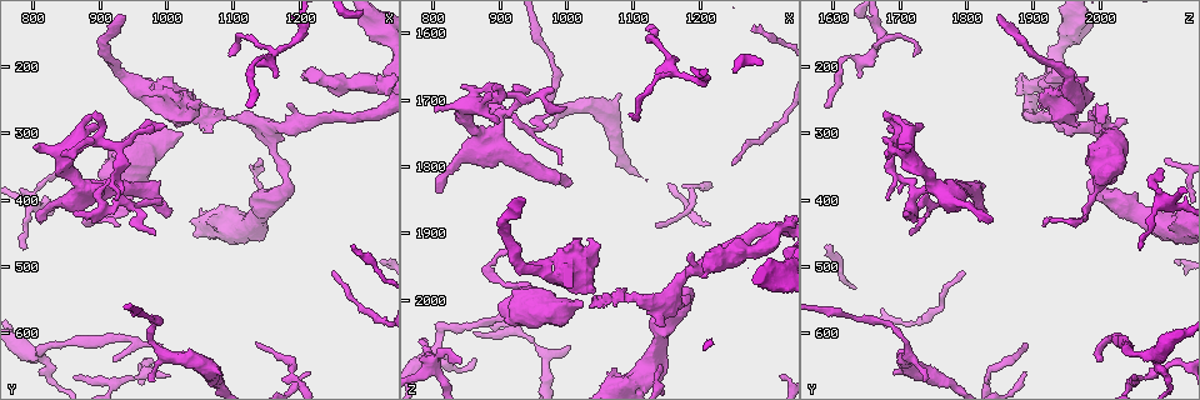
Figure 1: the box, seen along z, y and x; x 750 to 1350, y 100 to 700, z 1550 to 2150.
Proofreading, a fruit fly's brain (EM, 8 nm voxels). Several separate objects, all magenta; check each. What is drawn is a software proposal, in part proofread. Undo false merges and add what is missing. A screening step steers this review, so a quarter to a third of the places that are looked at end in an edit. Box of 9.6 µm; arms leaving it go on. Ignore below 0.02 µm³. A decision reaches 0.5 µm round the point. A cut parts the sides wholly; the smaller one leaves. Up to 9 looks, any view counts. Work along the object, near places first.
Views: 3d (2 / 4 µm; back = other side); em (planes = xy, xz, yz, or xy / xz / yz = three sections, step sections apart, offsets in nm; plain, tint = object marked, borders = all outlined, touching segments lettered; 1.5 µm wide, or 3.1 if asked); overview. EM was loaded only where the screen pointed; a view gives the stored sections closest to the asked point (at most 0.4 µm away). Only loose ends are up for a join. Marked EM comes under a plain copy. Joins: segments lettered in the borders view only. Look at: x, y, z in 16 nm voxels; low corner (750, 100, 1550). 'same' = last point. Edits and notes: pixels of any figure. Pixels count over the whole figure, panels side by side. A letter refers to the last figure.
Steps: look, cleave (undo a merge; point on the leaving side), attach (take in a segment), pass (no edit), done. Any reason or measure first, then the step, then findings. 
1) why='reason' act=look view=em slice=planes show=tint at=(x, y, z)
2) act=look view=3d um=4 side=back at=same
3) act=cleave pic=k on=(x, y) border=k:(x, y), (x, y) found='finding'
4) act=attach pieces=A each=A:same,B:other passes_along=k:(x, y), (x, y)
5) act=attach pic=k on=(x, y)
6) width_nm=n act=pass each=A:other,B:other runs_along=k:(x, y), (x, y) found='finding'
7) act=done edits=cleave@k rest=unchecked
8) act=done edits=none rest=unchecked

why='branch stops here' act=look view=3d um=2 side=back at=(1120, 255, 1590)

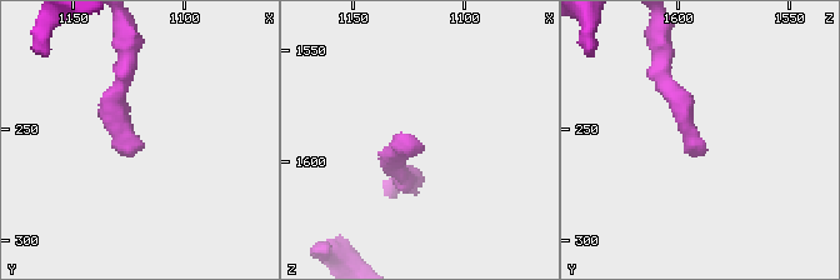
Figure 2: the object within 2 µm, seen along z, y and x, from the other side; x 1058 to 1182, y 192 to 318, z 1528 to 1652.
why='now the EM' act=look view=em slice=xy step=4 show=borders at=(1117, 258, 1593)

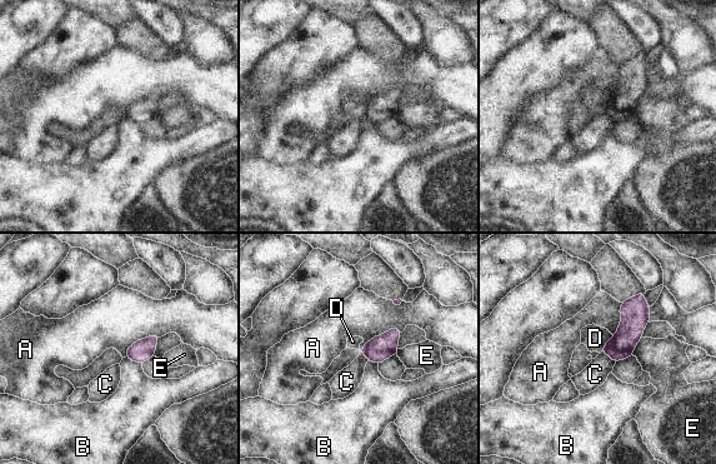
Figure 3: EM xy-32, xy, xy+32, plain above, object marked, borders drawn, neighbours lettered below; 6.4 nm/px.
act=pass each=A:other,B:other,C:other,D:other,E:other border=3:(612, 335), (600, 350) found='no lettered segment goes on from it'

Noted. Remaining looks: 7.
why='end of a long branch' act=look view=em slice=planes show=tint at=(1205, 215, 1970)

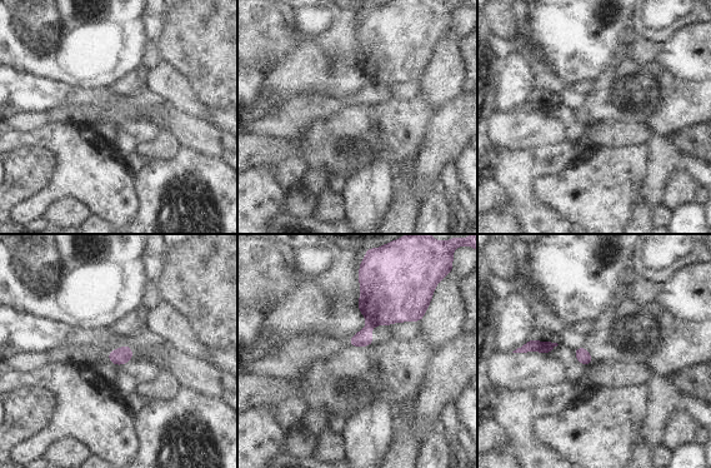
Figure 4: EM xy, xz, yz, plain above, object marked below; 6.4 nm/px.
why='see the neighbours' act=look view=em slice=planes show=borders at=same

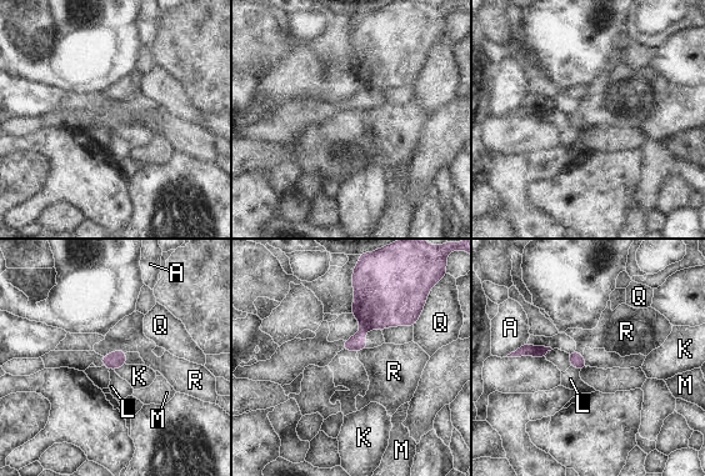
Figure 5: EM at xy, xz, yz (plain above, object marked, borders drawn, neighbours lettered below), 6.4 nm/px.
act=pass each=A:other,K:other,L:other,M:other,Q:other,R:other border=5:(125, 351), (116, 350), (103, 356) found='none of them fits'

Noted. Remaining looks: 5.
why='thick end' act=look view=3d um=2 at=(1025, 300, 2000)

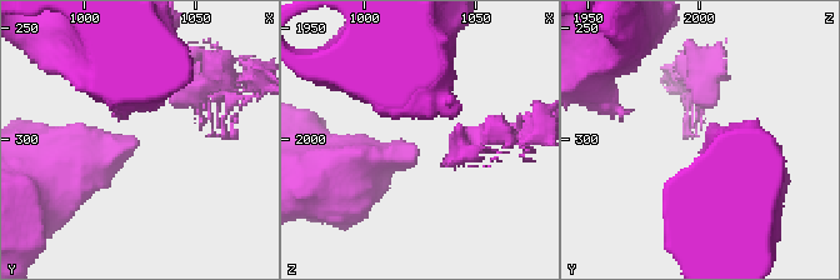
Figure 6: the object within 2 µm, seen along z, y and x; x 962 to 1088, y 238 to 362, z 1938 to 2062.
why='need the tissue' act=look view=em slice=xz step=8 show=tint at=(1024, 300, 2004)

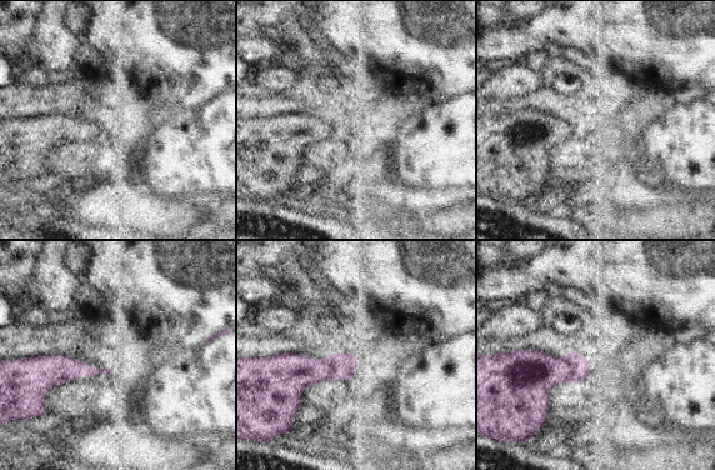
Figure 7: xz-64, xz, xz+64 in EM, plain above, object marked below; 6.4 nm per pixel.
why='see the neighbours' act=look view=em slice=xz step=8 show=borders at=same

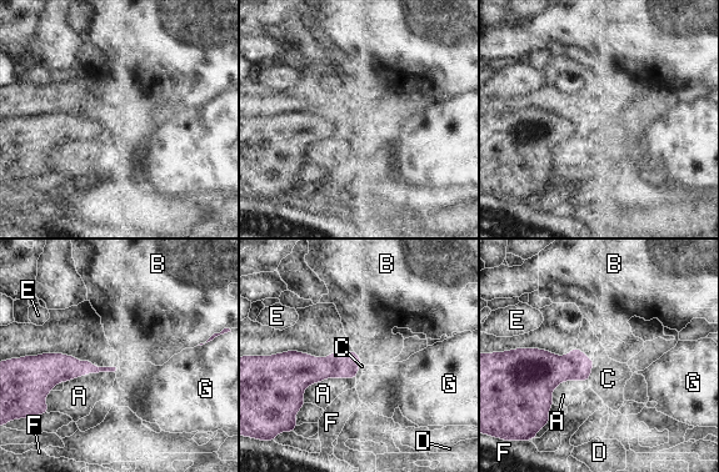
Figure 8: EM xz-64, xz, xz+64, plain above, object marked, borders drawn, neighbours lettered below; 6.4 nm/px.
act=pass each=A:other,B:other,C:other,D:other,E:other,F:other,G:other border=8:(354, 350), (362, 362) found='none of them fits'

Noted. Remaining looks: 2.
why='an open end' act=look view=em slice=planes show=borders at=(800, 325, 1700)

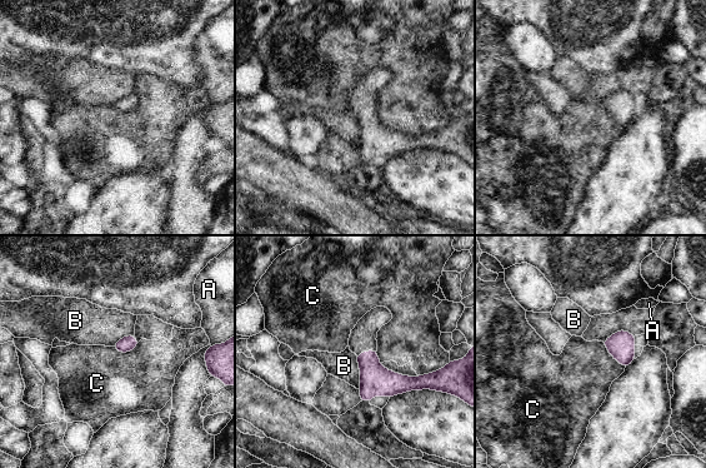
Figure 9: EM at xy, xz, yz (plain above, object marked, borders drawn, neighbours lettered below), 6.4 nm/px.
act=pass each=A:other,B:other,C:other border=9:(139, 342), (128, 352), (113, 347) found='no lettered segment goes on from it'

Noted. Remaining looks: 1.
act=done edits=none rest=unchecked

